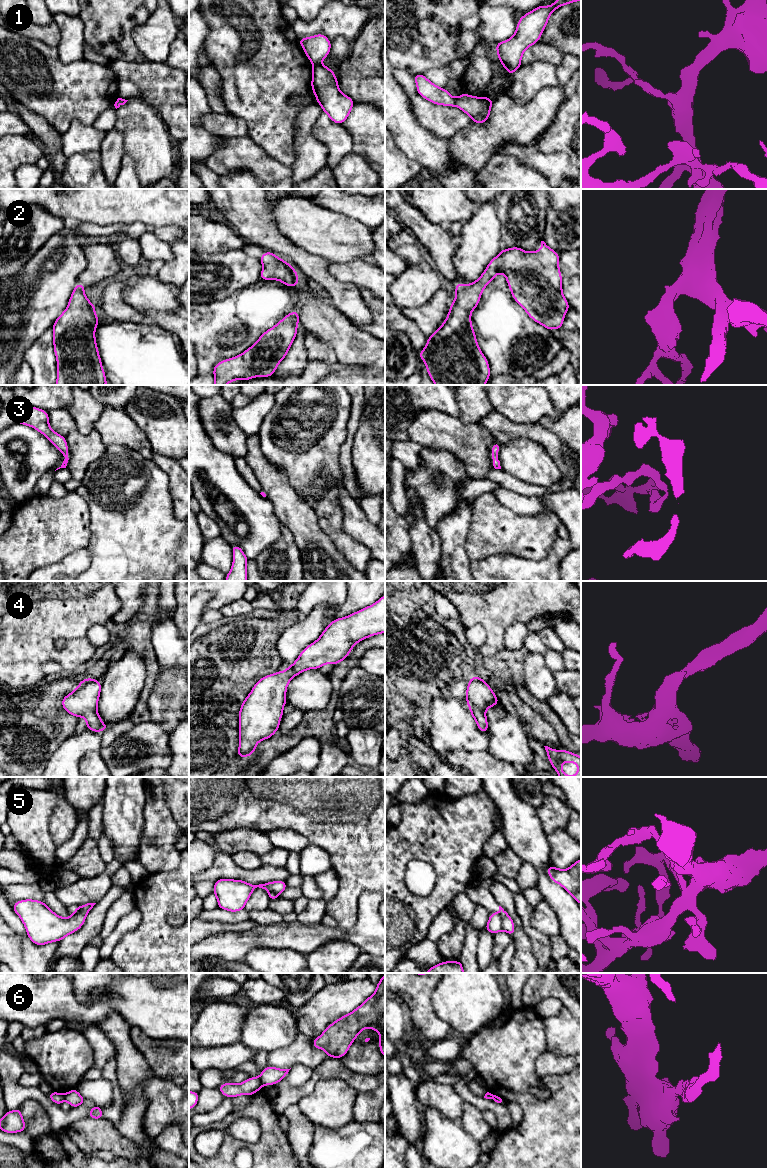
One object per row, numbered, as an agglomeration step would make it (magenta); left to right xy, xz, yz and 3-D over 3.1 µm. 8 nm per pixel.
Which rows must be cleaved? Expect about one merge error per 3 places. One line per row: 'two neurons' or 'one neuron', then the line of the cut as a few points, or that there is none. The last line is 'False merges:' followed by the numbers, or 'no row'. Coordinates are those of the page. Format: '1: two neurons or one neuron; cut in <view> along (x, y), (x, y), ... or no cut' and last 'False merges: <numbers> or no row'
1: two neurons; cut in yz along (456, 98), (454, 105)
2: one neuron; no cut
3: one neuron; no cut
4: one neuron; no cut
5: two neurons; cut in yz along (498, 913), (502, 920), (503, 929)
6: two neurons; cut in xz along (258, 1078), (263, 1084)
False merges: 1, 5, 6

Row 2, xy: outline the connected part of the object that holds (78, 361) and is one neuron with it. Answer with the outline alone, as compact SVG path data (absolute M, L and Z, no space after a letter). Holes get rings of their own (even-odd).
M76 284L68 307L54 322L53 344L57 359L57 381L55 385L106 385L107 379L95 339L95 329L99 323L95 305L84 294L85 286Z

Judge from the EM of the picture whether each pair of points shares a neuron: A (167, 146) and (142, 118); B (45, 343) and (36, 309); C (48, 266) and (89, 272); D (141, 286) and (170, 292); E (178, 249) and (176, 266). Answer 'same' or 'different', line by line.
A: same
B: different
C: different
D: same
E: same

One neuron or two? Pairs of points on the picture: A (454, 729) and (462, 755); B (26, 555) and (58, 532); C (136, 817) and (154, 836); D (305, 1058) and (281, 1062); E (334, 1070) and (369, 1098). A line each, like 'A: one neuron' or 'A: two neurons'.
A: two neurons
B: one neuron
C: two neurons
D: one neuron
E: two neurons

